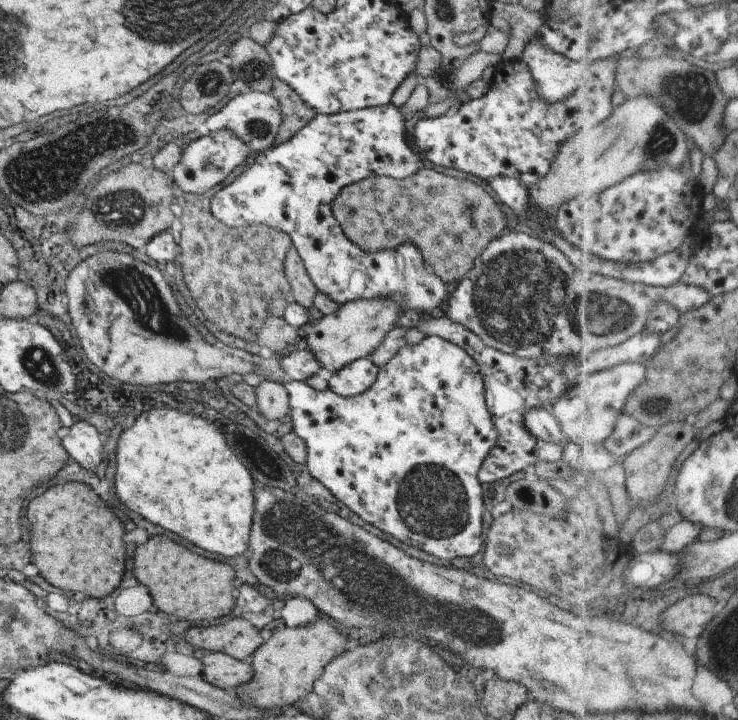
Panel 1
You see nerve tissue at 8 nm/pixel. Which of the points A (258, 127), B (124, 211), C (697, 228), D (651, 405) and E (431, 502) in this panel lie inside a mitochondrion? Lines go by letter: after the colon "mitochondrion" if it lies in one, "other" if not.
A: mitochondrion
B: mitochondrion
C: other
D: mitochondrion
E: mitochondrion

